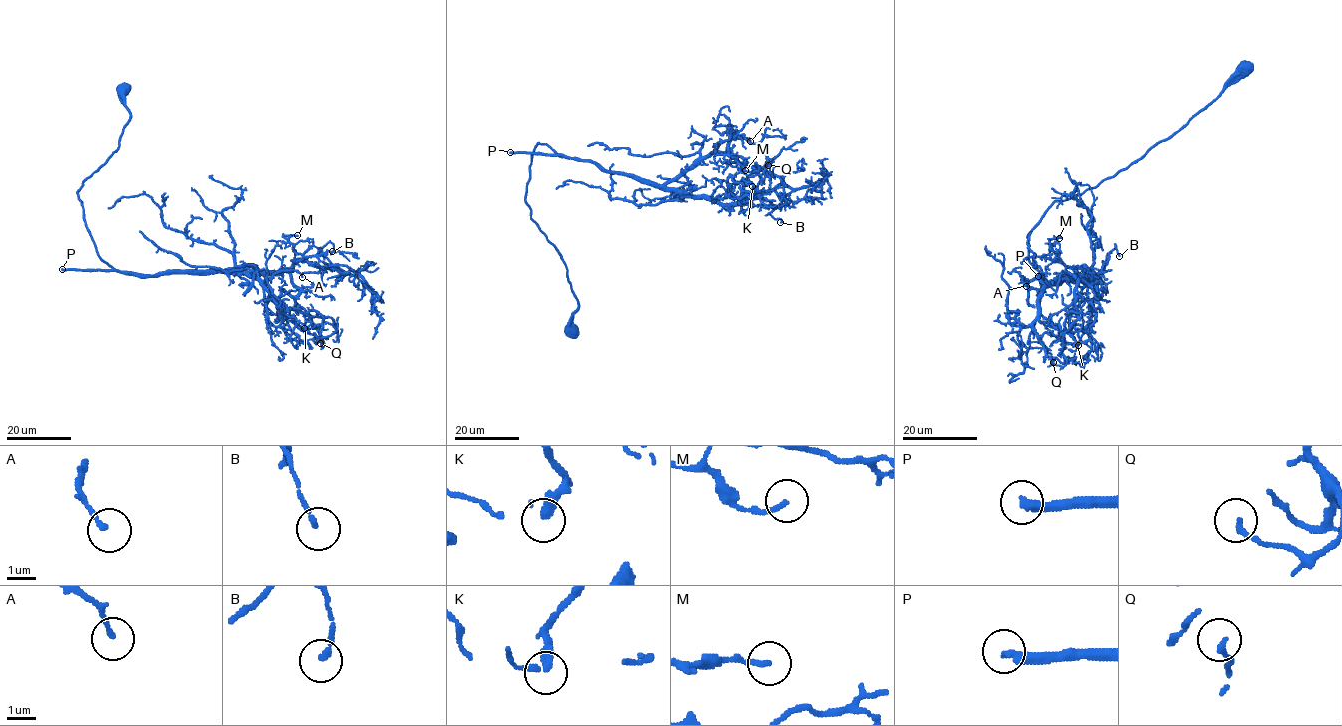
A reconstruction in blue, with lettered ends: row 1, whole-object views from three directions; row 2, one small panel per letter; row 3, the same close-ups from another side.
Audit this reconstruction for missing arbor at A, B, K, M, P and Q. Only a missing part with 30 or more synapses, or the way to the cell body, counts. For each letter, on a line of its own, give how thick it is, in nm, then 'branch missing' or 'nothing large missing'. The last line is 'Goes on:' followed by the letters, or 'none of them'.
A: 180 nm | nothing large missing
B: 170 nm | nothing large missing
K: 240 nm | nothing large missing
M: 170 nm | nothing large missing
P: 300 nm | branch missing
Q: 180 nm | nothing large missing
Goes on: P

